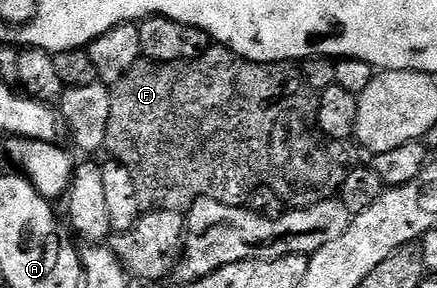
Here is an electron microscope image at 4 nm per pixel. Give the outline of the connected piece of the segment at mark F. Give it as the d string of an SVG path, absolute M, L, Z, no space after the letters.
M212 46L205 54L201 54L201 58L193 58L192 60L182 60L181 62L173 62L172 64L158 64L146 58L140 58L130 70L125 74L125 78L121 78L118 84L111 88L111 109L109 110L109 130L107 131L107 142L105 145L106 151L111 151L110 155L119 163L124 164L129 170L129 174L133 174L133 182L137 186L137 198L139 199L140 209L154 210L156 212L183 212L191 207L192 202L199 200L202 196L213 198L222 204L228 204L234 208L240 207L244 203L245 194L252 190L261 187L271 187L277 195L283 197L286 203L291 206L306 206L309 204L319 204L323 200L330 200L342 189L345 178L350 174L353 167L351 161L351 144L341 140L328 140L327 135L319 129L317 122L317 110L319 109L319 102L317 94L305 82L302 71L298 67L292 66L290 63L284 62L281 64L258 64L252 60L246 60L237 55L233 50L222 46Z

